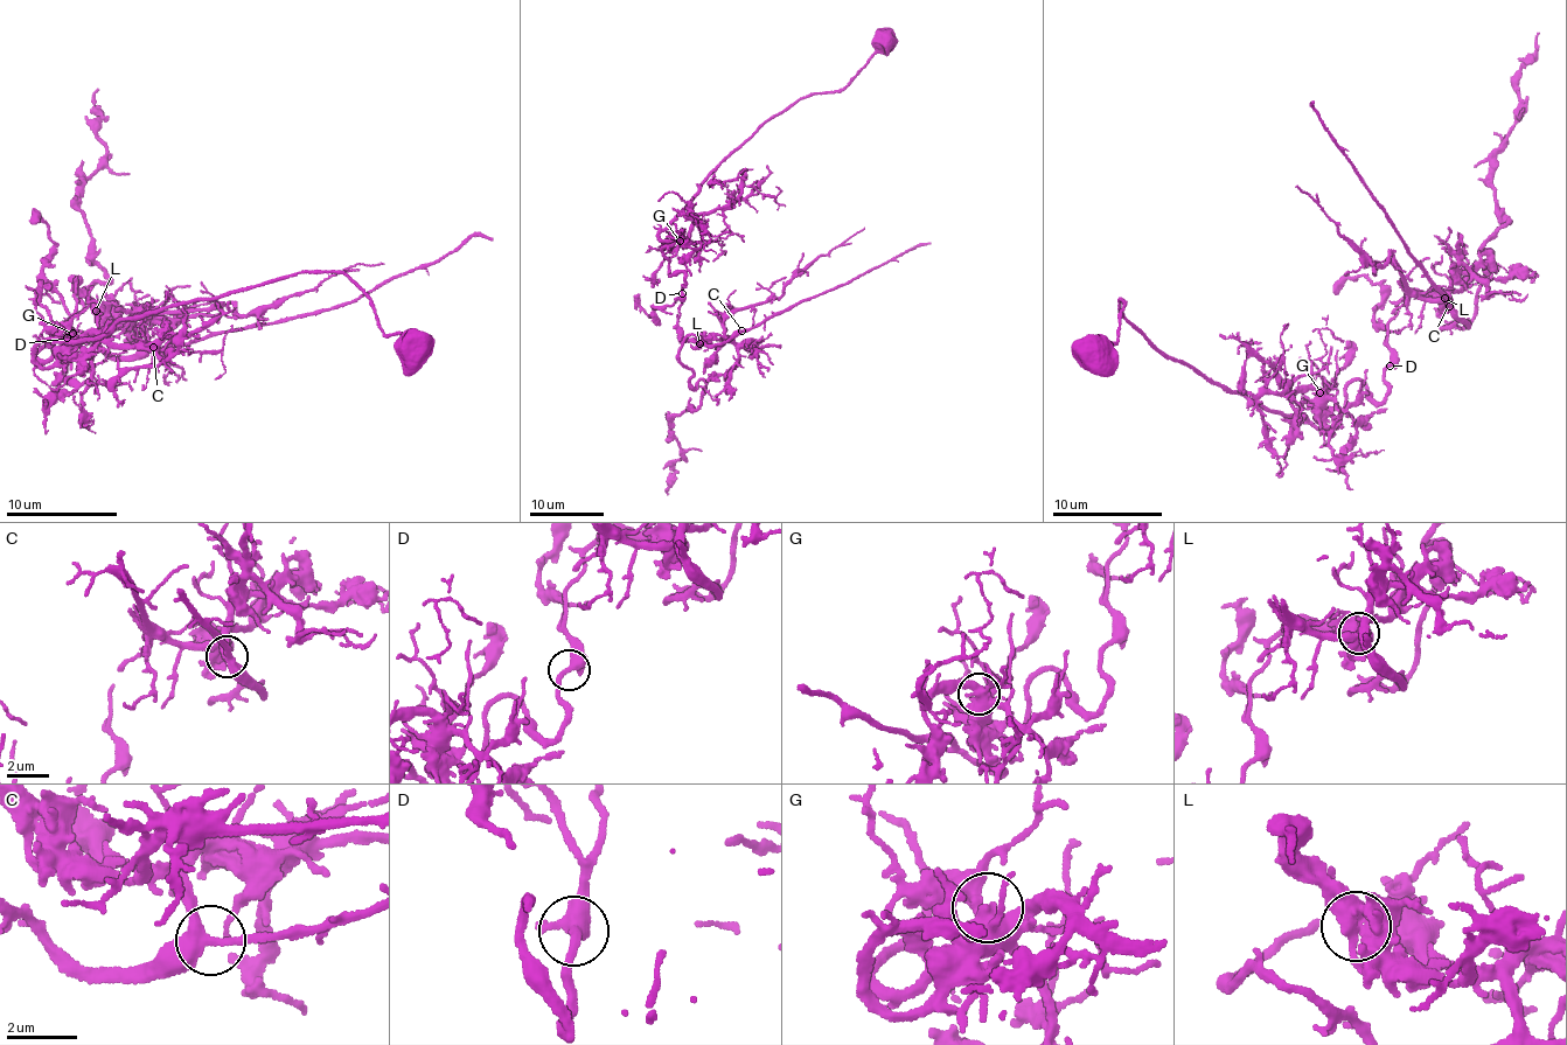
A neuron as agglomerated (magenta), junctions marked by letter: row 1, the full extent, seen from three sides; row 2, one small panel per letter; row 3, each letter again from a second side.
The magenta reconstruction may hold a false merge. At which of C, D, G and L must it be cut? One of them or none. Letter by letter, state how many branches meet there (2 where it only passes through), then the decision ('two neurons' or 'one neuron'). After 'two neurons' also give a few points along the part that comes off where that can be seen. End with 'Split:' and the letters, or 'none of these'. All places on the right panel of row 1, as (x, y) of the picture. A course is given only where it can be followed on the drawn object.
C: branches 3; one neuron
D: branches 3; one neuron
G: branches 4; one neuron
L: branches 3; two neurons; course (1444, 298), (1468, 322), (1442, 328), (1469, 322), (1489, 264), (1480, 250), (1508, 222), (1491, 158), (1538, 32)
Split: L

